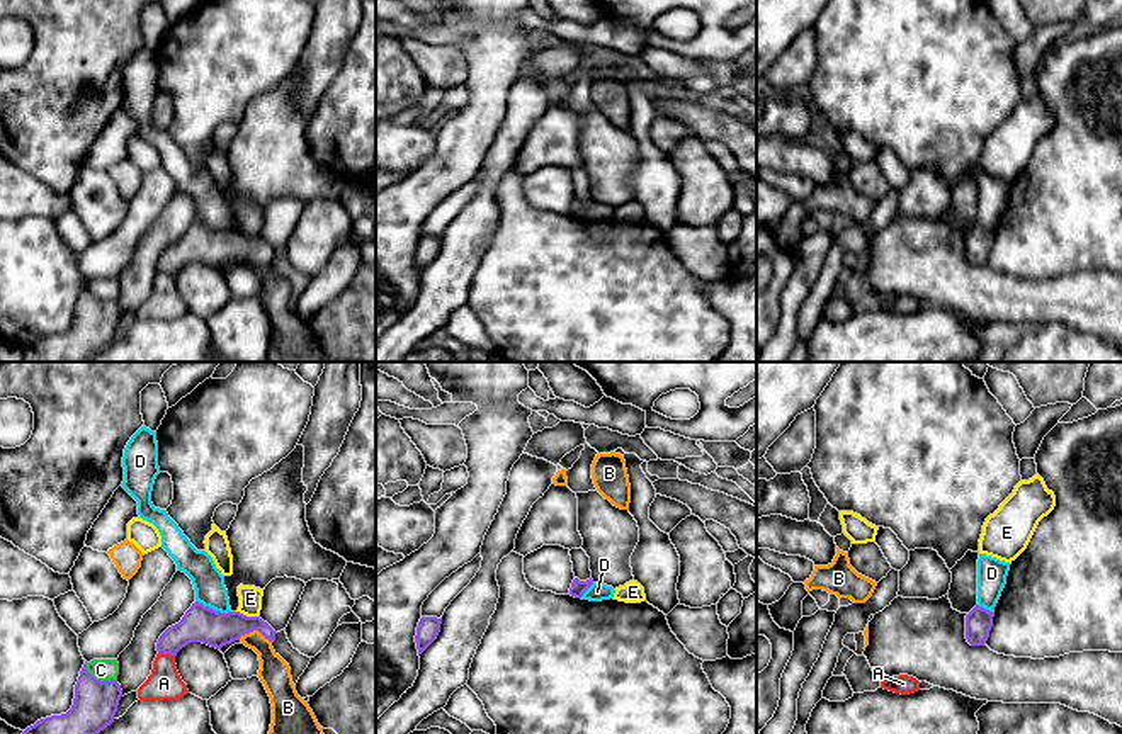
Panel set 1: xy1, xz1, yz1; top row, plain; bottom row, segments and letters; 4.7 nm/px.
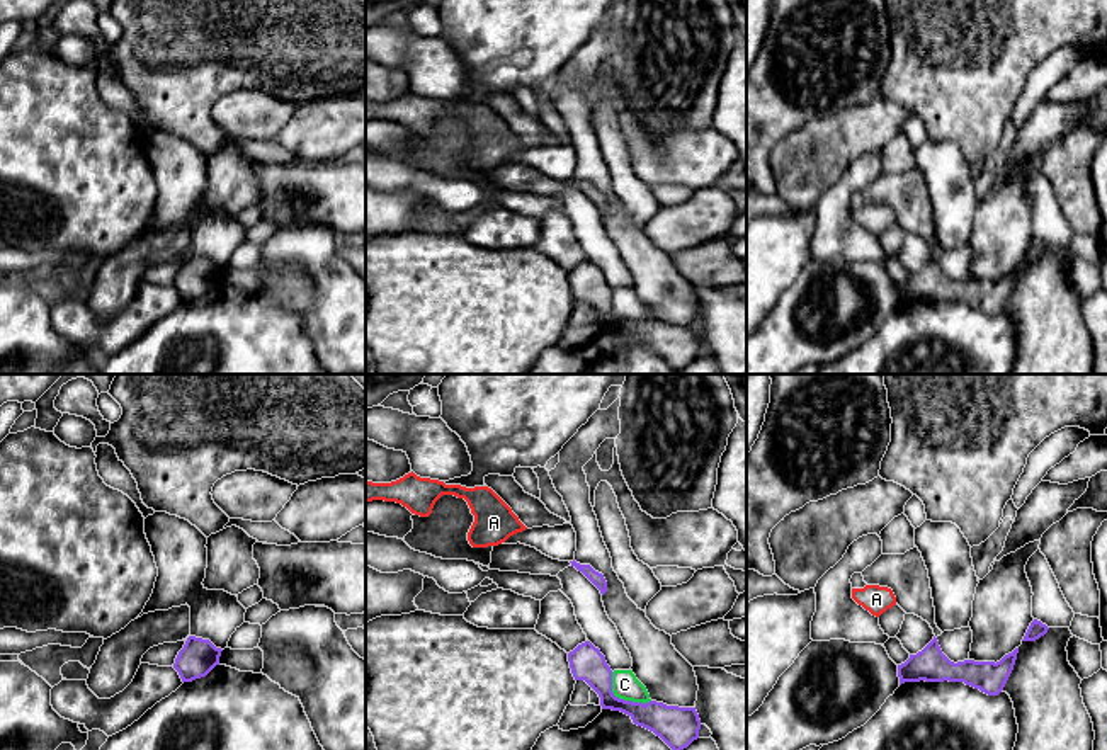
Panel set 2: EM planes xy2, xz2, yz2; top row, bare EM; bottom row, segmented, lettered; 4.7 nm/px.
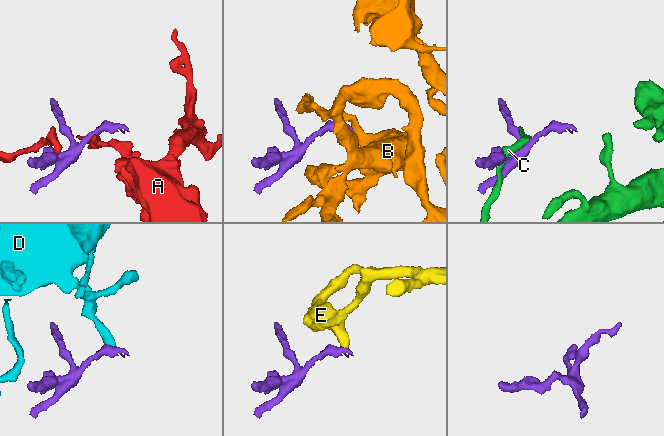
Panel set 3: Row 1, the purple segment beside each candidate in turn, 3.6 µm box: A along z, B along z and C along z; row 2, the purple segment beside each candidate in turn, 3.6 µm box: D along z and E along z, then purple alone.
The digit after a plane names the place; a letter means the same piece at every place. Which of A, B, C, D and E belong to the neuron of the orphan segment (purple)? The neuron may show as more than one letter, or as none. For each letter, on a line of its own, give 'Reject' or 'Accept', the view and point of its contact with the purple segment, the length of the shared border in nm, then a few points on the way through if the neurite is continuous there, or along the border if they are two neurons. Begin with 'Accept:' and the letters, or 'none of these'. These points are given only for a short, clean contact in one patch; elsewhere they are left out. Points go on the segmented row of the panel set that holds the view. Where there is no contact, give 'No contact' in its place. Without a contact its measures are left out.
Accept: B
A: Reject. Touches purple at xy1 (167, 653). Shared border 80 nm. Boundary: xy1 (158, 651), (174, 656)
B: Accept. Touches purple at xy1 (255, 629). Shared border 160 nm. Path across: xy1 (203, 624), (209, 627), (255, 629), (274, 671)
C: Reject. Touches purple at xz2 (621, 699). Shared border 240 nm
D: Reject. Touches purple at xy1 (211, 609). Shared border 180 nm. Boundary: xy1 (196, 600), (216, 610), (230, 612)
E: Reject. Touches purple at xy1 (245, 615). Shared border 110 nm. Boundary: xy1 (237, 610), (257, 617)

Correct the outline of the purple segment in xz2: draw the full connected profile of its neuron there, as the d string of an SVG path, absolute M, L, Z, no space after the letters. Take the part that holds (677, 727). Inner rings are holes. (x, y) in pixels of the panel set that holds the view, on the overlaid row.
M590 641L570 651L568 662L575 680L585 680L599 694L602 709L627 714L634 724L653 731L672 750L684 750L699 738L701 719L695 707L667 706L656 701L643 704L616 697L612 670Z

